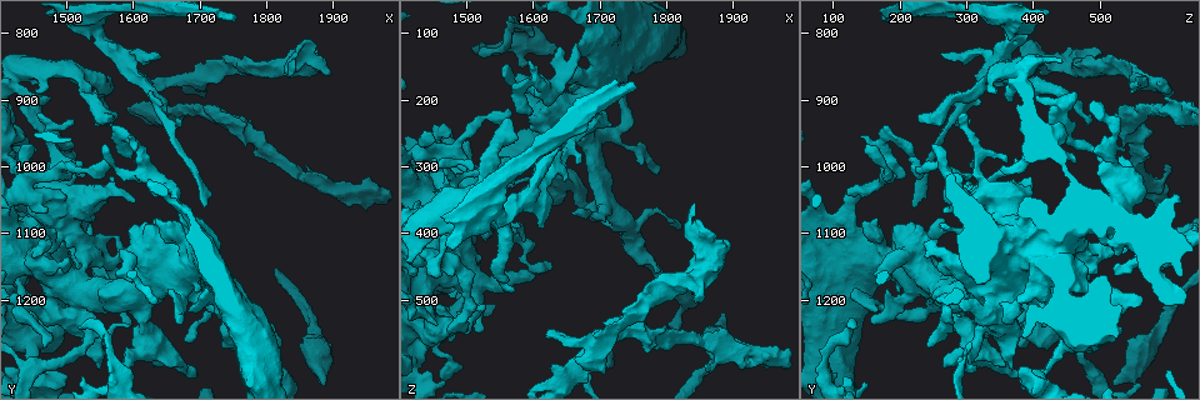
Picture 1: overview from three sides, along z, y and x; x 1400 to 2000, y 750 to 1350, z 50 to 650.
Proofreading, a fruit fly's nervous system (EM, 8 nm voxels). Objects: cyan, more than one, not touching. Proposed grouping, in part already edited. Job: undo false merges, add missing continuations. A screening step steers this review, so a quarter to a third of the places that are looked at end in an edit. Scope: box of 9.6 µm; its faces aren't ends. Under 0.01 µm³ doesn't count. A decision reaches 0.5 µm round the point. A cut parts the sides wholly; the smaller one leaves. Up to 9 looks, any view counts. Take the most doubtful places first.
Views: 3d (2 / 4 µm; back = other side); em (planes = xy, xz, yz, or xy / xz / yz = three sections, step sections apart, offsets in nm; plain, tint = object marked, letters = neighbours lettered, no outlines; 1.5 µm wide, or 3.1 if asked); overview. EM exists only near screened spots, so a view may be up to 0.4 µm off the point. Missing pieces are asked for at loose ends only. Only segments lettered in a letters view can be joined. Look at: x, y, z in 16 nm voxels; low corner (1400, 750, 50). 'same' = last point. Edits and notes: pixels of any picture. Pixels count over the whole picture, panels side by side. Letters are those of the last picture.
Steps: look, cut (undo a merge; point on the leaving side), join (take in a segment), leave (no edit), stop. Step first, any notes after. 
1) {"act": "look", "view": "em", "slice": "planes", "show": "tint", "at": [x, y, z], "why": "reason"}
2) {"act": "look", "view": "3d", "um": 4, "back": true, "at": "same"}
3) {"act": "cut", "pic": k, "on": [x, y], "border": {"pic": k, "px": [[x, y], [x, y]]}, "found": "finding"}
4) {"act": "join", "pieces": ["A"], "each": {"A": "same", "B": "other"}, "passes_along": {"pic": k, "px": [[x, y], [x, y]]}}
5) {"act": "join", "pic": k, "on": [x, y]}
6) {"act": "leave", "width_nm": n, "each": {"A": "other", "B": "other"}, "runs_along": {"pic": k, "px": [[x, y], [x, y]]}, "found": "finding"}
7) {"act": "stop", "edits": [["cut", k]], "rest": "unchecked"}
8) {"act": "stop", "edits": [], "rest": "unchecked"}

{"act": "look", "view": "em", "slice": "xy", "step": 8, "show": "letters", "at": [1635, 830, 260], "why": "free end"}

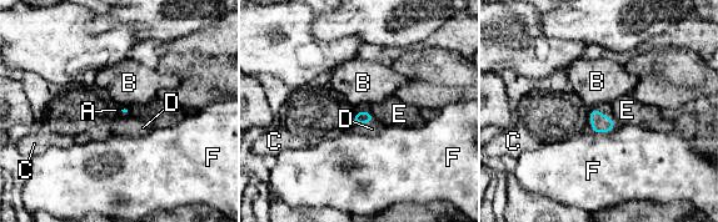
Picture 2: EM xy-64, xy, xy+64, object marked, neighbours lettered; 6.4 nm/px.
{"act": "join", "pic": 2, "on": [372, 129], "longest_contact_nm": ["D", 130], "each": {"A": "other", "B": "other", "C": "other", "D": "same", "E": "other", "F": "other"}, "passes_along": {"pic": 2, "px": [[362, 116], [363, 122], [372, 129]]}, "found": "it goes on there"}

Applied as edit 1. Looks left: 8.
{"act": "look", "view": "overview"}

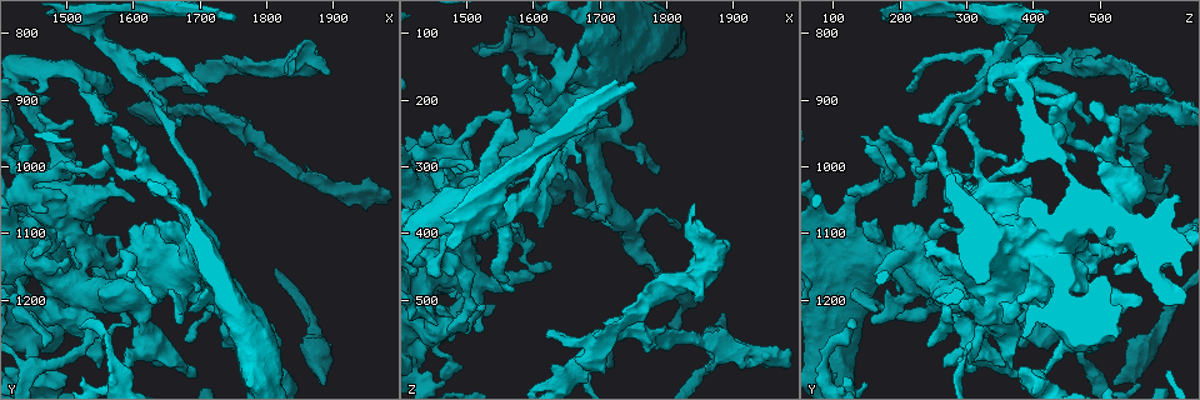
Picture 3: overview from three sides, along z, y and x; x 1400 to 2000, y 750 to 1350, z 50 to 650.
{"act": "look", "view": "3d", "um": 2, "at": [1865, 1215, 605]}

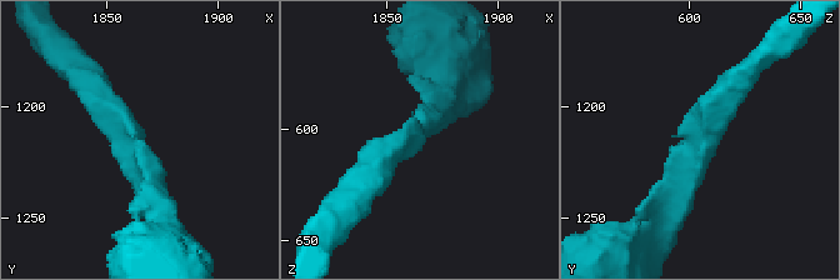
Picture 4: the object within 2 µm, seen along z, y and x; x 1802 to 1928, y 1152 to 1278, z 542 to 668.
{"act": "look", "view": "em", "slice": "yz", "step": 8, "show": "tint", "at": [1861, 1216, 607], "arm_widths_nm": [200, 220]}

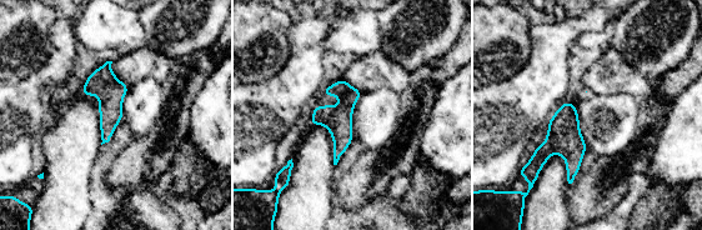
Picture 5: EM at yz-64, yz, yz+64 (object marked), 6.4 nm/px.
{"act": "look", "view": "em", "slice": "planes", "show": "letters", "at": "same"}

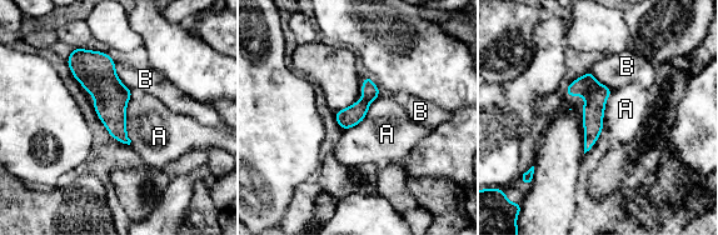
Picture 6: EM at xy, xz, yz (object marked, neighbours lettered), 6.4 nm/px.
{"act": "leave", "each": {"A": "other", "B": "other"}, "border": {"pic": 6, "px": [[133, 93], [126, 105], [129, 145]]}, "found": "continuous, no second neuron"}

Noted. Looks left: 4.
{"act": "look", "view": "3d", "um": 2, "at": [1580, 1110, 385], "why": "an open end"}

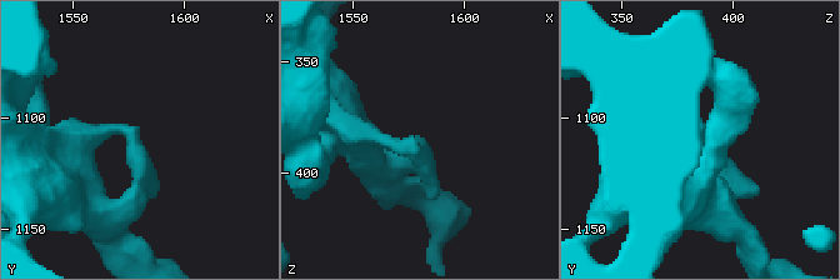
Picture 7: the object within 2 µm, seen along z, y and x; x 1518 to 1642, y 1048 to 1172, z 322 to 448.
{"act": "look", "view": "em", "slice": "planes", "show": "letters", "at": [1578, 1109, 383]}

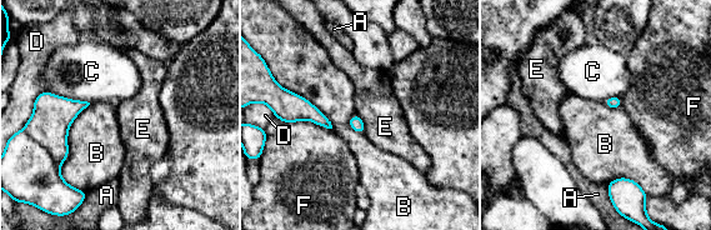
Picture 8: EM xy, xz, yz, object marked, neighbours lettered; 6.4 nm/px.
{"act": "cut", "pic": 8, "on": [49, 125], "each": {"A": "other", "B": "other", "C": "other", "D": "other", "E": "other", "F": "other"}, "border": {"pic": 8, "px": [[39, 143], [59, 166]]}, "found": "two neurons meet here"}

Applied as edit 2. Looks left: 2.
{"act": "stop", "edits": [["join", 2], ["cut", 8]], "rest": "unchecked"}

